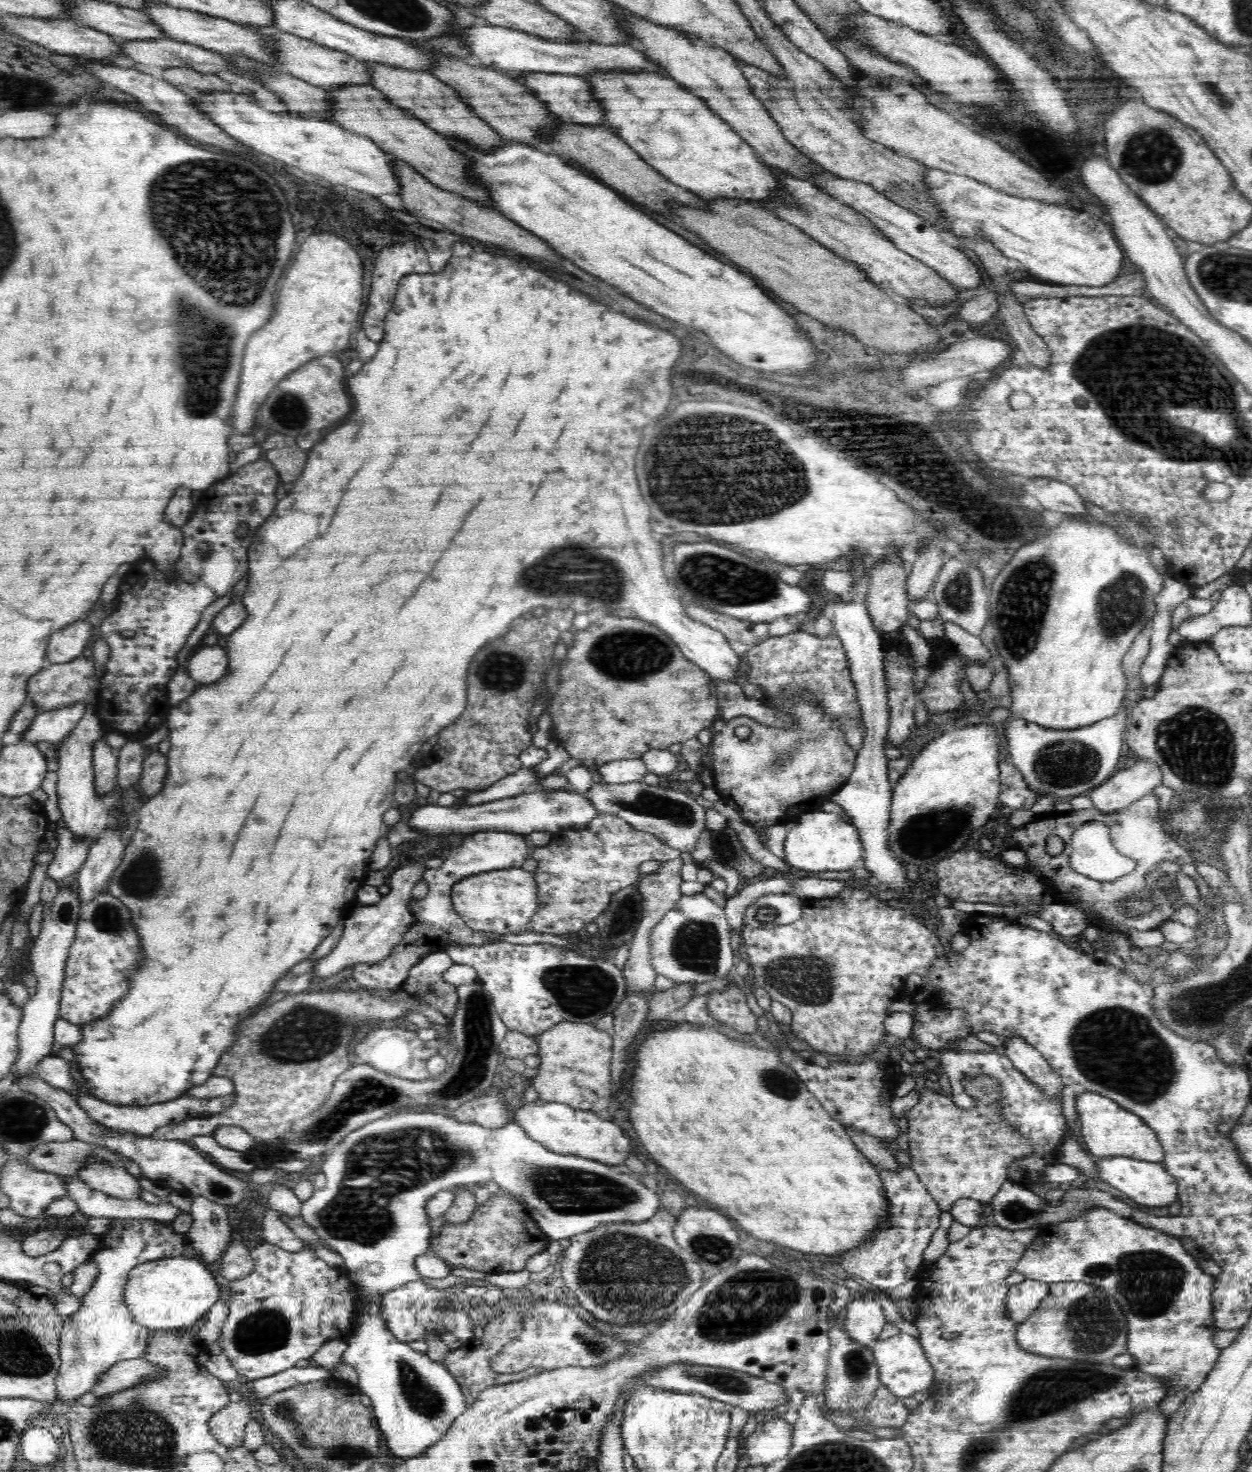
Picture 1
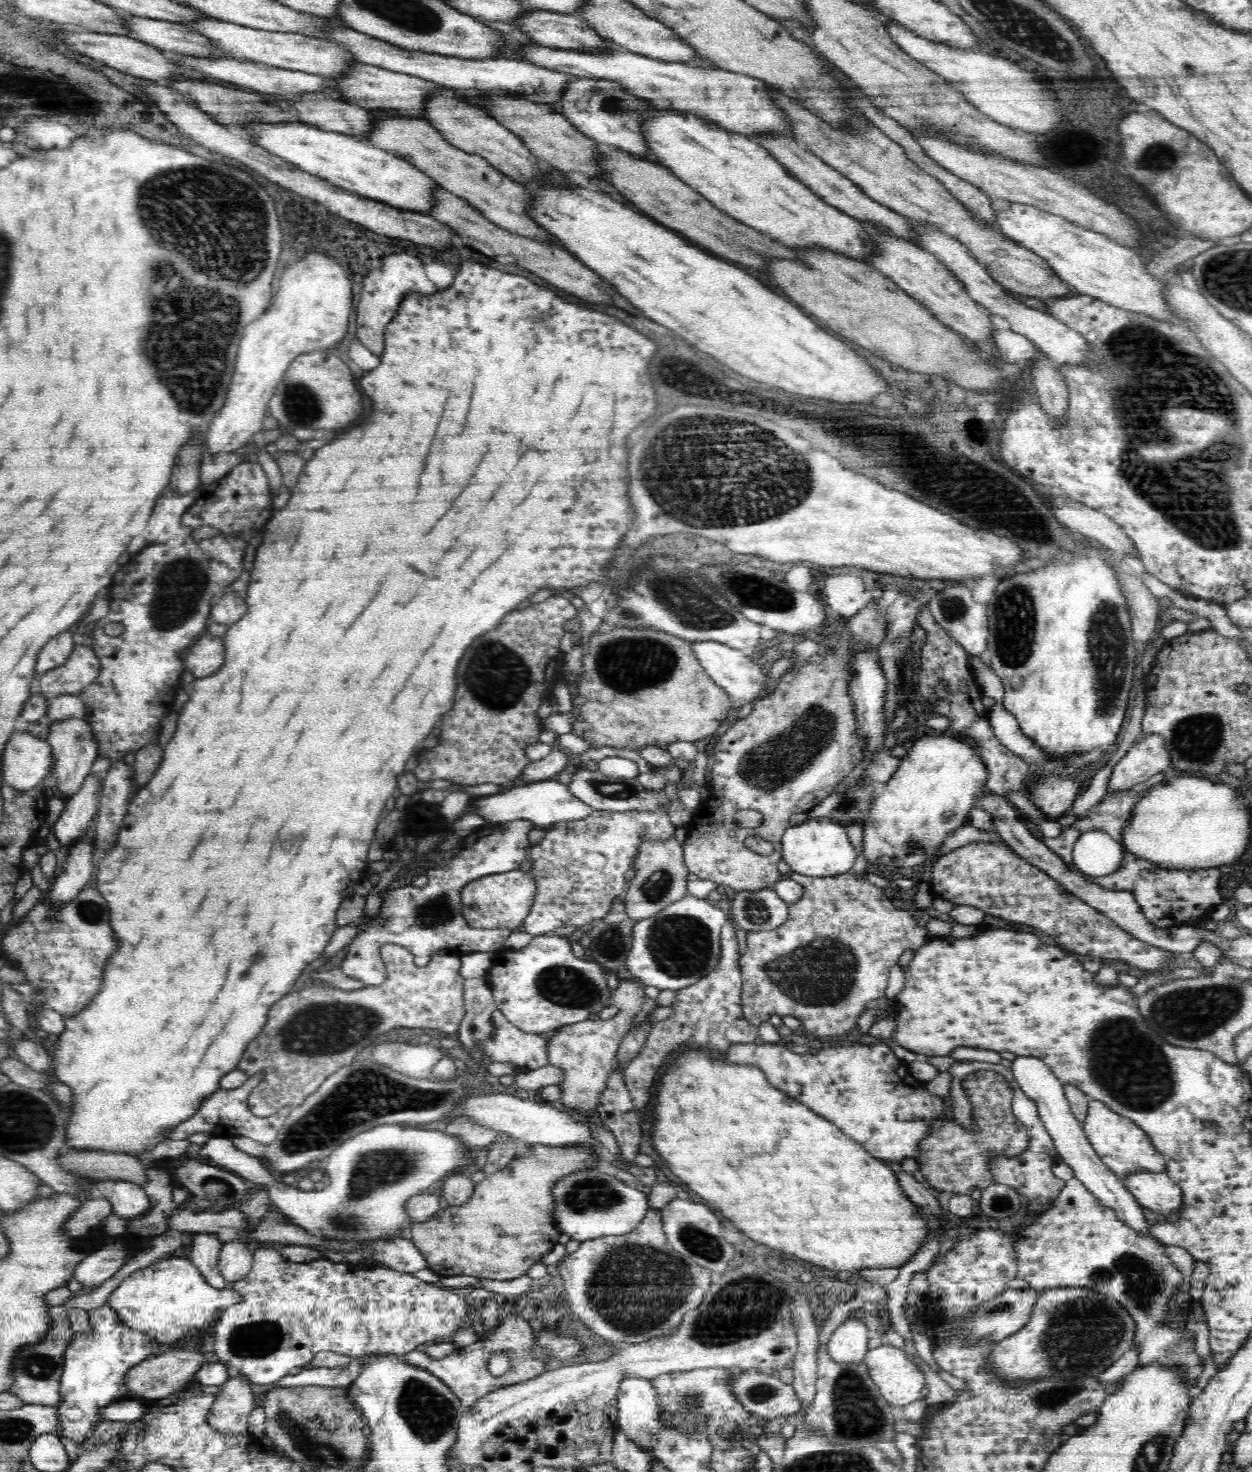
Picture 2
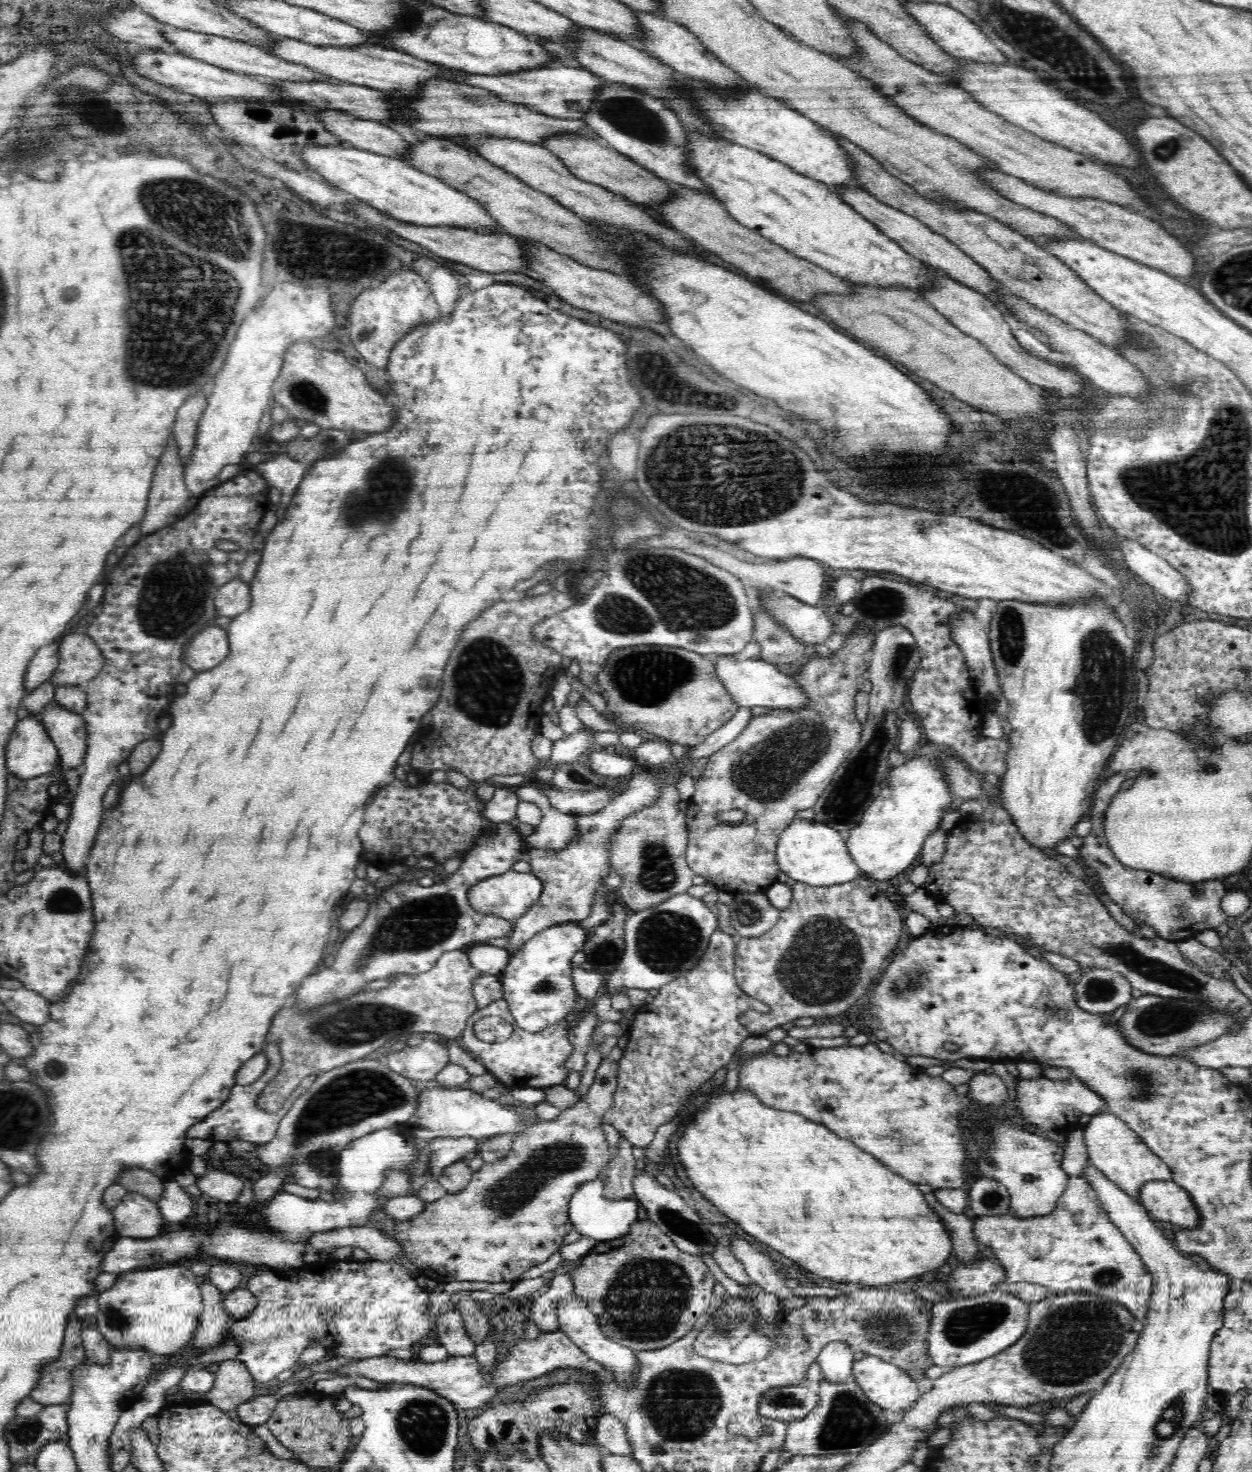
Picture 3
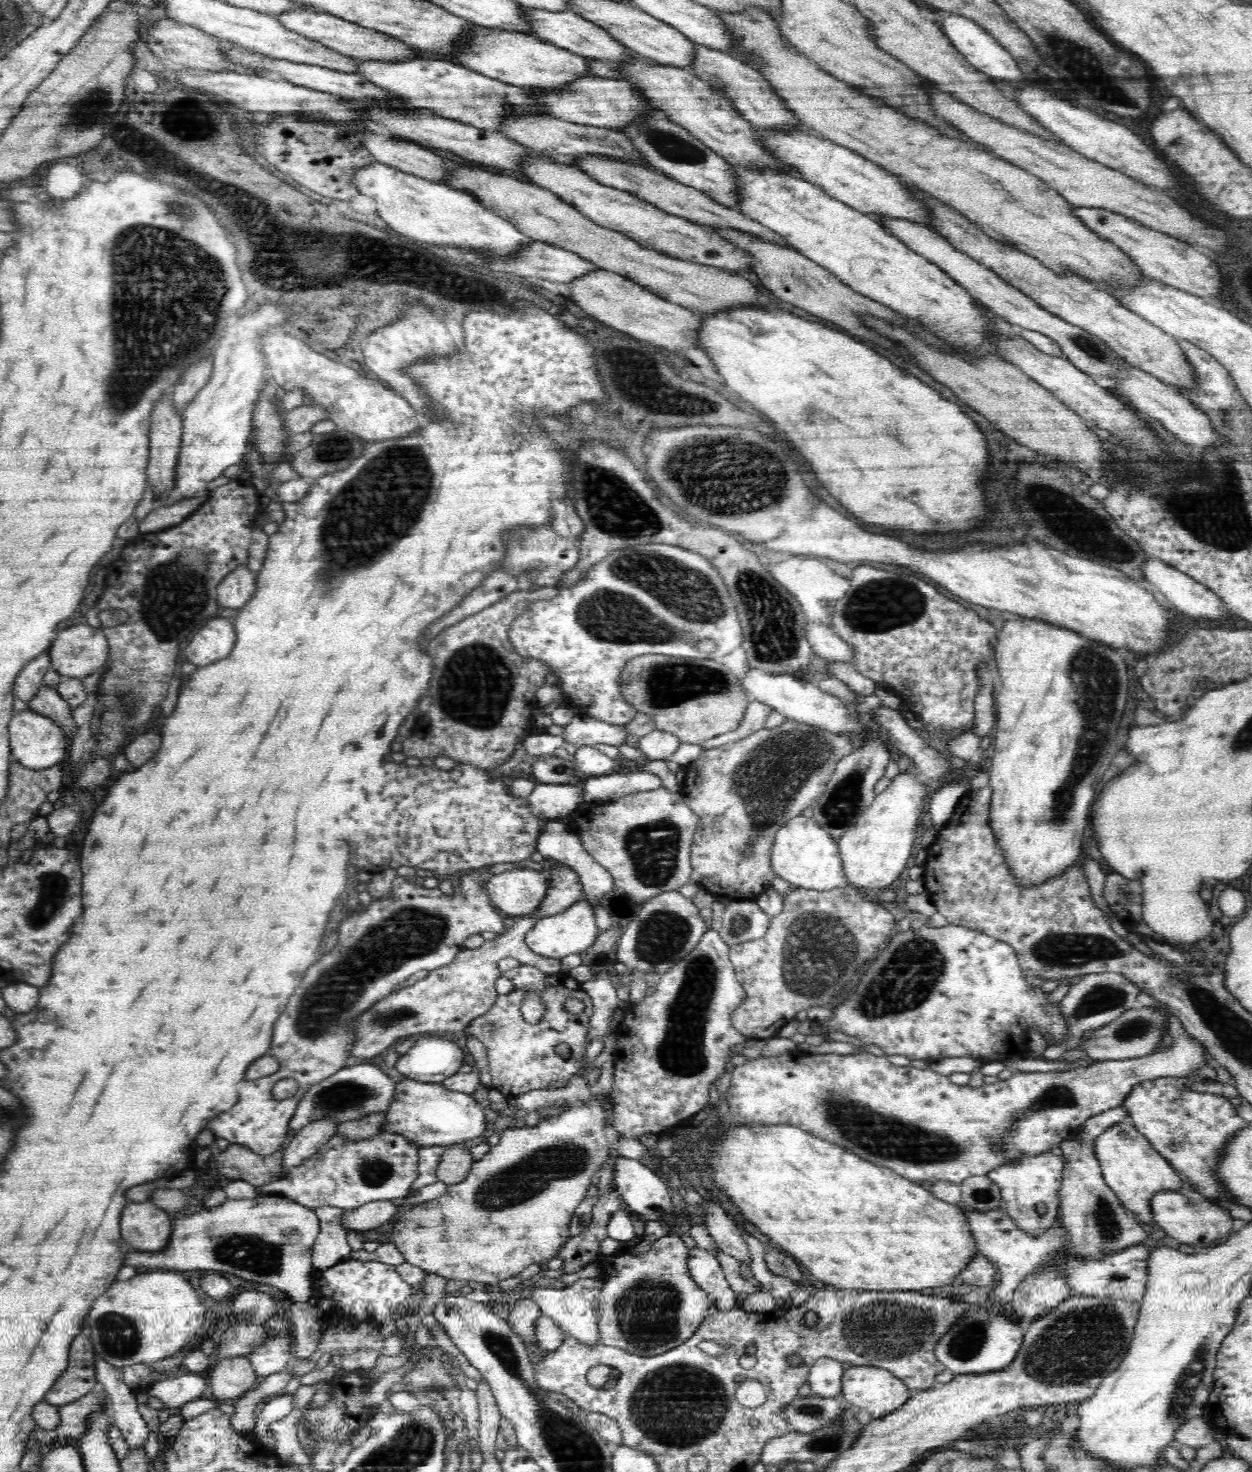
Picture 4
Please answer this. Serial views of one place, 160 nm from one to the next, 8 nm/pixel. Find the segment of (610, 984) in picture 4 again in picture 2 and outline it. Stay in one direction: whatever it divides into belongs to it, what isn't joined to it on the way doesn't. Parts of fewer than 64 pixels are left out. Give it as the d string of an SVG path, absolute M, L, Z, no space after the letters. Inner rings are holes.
M684 896L662 912L636 922L632 948L626 958L628 972L645 986L655 986L660 990L676 991L696 984L720 964L721 931L729 918L729 909L725 906L712 905L707 898Z

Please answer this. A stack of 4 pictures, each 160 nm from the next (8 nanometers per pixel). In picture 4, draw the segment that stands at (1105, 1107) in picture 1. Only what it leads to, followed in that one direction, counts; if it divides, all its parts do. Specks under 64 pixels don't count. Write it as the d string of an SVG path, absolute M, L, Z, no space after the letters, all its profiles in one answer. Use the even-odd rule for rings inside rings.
M1123 1120L1120 1124L1110 1126L1110 1129L1102 1132L1093 1144L1094 1155L1098 1158L1106 1185L1116 1194L1126 1210L1134 1212L1138 1220L1145 1223L1154 1222L1151 1211L1151 1200L1154 1195L1158 1192L1174 1192L1185 1186L1168 1161L1154 1150L1150 1142L1129 1121Z

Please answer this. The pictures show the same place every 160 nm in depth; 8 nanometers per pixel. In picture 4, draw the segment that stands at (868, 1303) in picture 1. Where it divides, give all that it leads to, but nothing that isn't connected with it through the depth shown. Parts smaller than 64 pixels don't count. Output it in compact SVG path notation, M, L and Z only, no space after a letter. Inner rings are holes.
M822 1357L811 1366L807 1382L811 1392L822 1398L839 1398L842 1393L844 1366L838 1360Z

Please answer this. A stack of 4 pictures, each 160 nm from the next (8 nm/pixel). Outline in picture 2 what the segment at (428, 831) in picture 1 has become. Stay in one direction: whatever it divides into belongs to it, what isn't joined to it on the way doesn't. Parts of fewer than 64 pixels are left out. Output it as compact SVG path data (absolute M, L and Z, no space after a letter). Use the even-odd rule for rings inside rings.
M542 780L527 785L506 787L496 795L475 798L467 812L483 816L488 823L506 823L514 820L529 820L536 828L551 828L552 824L565 821L582 820L593 811L593 808L570 793L569 786L556 780Z

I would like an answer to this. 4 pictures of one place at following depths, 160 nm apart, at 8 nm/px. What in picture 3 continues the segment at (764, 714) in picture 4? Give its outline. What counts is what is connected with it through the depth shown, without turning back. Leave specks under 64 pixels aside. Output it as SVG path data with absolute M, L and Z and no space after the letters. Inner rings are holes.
M739 708L734 717L717 731L712 732L702 744L695 746L694 750L688 753L688 758L692 761L699 758L709 757L711 754L718 752L720 748L726 746L726 743L732 742L752 720L753 715L748 708Z

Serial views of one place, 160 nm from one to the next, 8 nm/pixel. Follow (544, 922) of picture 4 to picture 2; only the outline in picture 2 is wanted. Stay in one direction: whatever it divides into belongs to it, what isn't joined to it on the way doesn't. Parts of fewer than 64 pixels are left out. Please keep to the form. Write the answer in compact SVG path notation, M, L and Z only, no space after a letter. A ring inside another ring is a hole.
M534 935L529 944L519 950L504 947L492 952L492 964L484 978L492 989L497 1010L520 1030L539 1035L541 1032L588 1020L590 1016L613 1005L613 992L606 983L607 971L589 958L576 957L572 953L571 944L566 936Z

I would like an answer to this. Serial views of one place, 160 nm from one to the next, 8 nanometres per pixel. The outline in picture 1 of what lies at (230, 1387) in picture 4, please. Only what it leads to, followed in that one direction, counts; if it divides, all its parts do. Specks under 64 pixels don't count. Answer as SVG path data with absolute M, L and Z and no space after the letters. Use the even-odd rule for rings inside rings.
M244 1400L230 1402L208 1420L210 1432L220 1444L224 1444L227 1448L242 1447L246 1425L255 1413L255 1408Z

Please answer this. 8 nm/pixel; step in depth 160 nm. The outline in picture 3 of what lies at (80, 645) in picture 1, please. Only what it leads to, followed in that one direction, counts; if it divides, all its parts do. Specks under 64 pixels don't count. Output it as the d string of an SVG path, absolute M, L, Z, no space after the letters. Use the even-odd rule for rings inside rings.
M58 641L54 644L48 644L48 646L42 646L36 652L36 656L32 658L28 672L26 672L24 684L28 690L34 690L47 682L57 670L59 666L59 644Z

